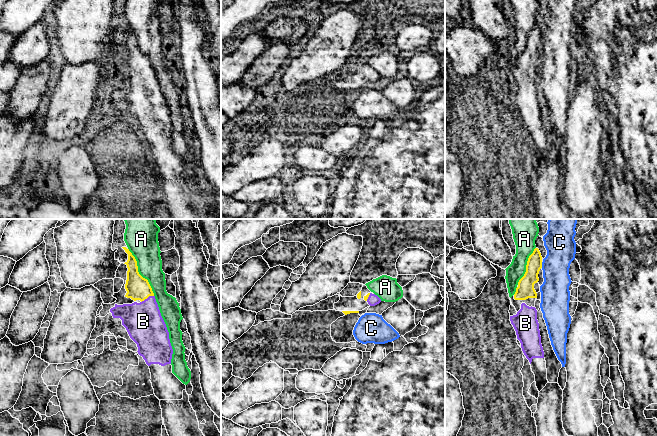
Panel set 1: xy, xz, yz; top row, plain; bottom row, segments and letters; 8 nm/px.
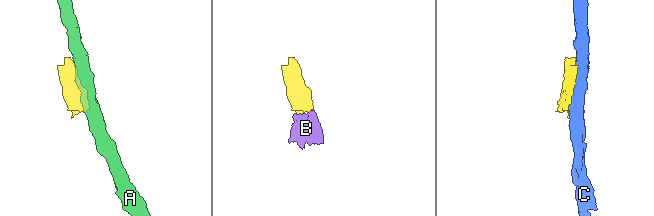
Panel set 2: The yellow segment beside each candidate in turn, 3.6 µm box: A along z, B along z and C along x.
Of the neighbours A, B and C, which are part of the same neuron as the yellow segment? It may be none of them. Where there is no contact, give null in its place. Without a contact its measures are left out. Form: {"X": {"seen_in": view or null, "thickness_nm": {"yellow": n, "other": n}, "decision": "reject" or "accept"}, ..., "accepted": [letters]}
{"A": {"seen_in": "xy", "thickness_nm": {"yellow": 190, "other": 240}, "decision": "reject"}, "B": {"seen_in": "xy", "thickness_nm": {"yellow": 190, "other": 300}, "decision": "accept"}, "C": {"seen_in": "yz", "thickness_nm": {"yellow": 140, "other": 240}, "decision": "reject"}, "accepted": ["B"]}

